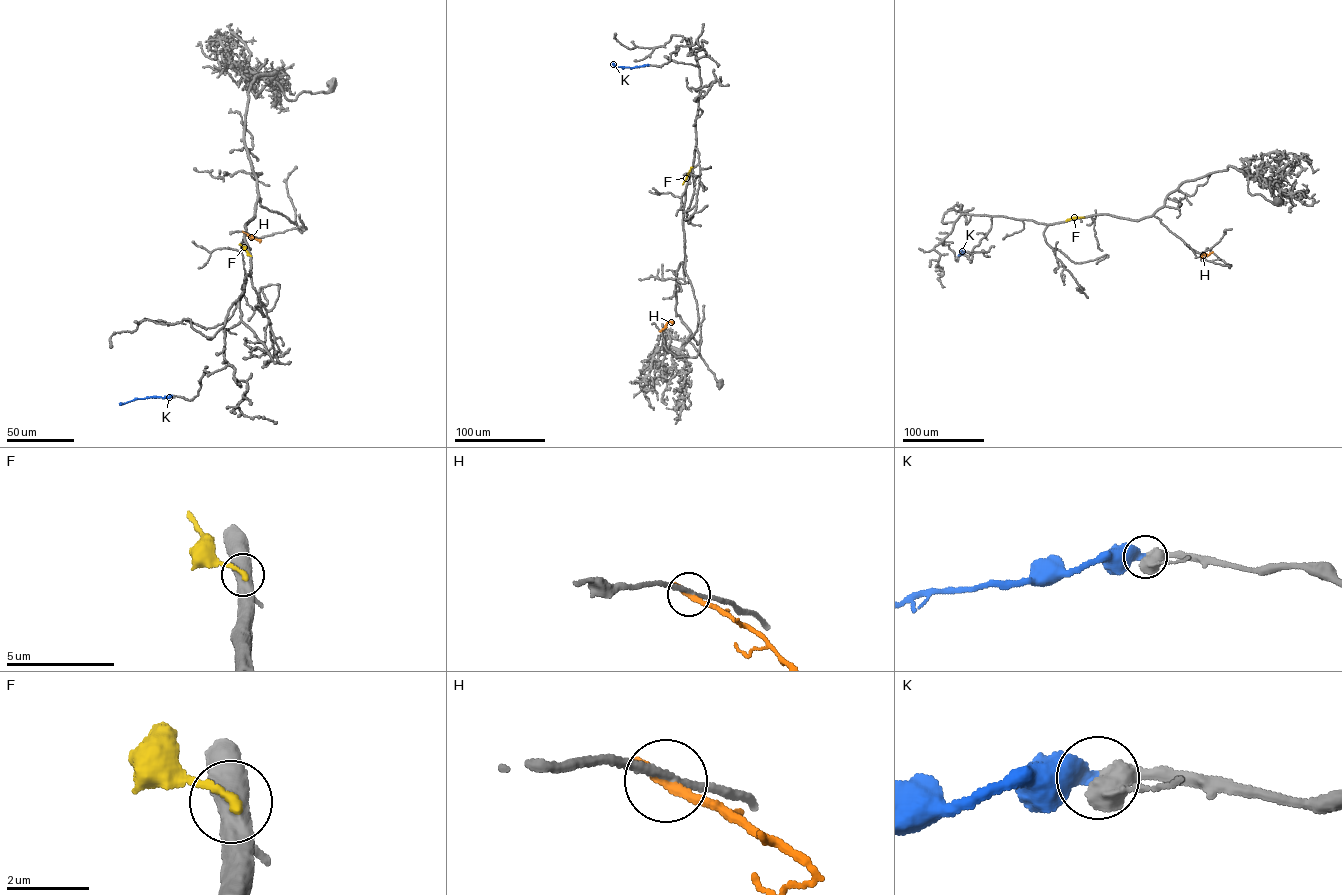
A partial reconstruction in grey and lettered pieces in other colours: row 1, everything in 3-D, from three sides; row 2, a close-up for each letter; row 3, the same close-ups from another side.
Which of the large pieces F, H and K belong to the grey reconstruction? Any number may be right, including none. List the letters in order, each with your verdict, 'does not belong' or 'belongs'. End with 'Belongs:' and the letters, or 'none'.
F: does not belong
H: does not belong
K: belongs
Belongs: K

